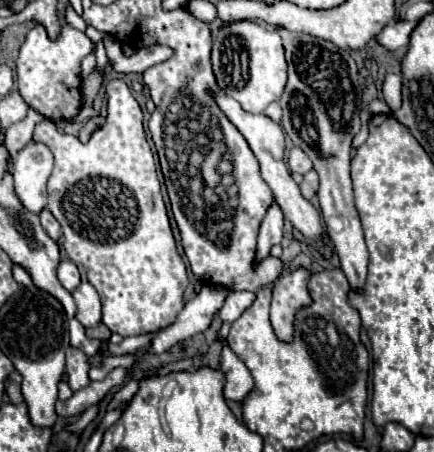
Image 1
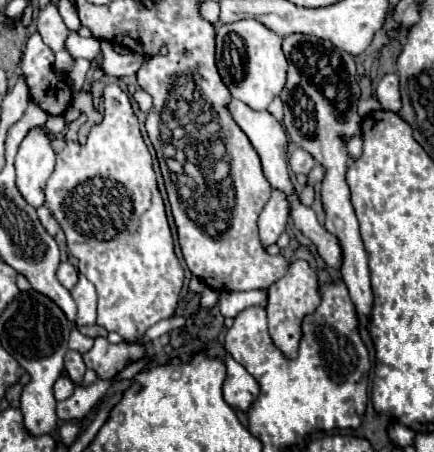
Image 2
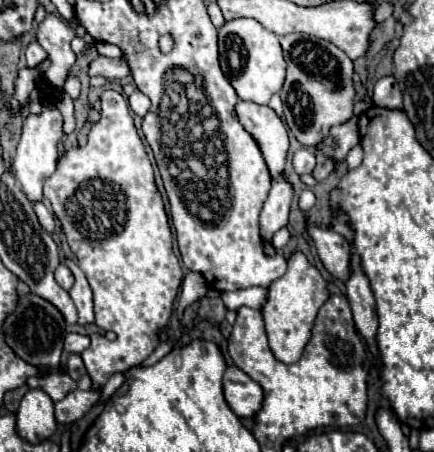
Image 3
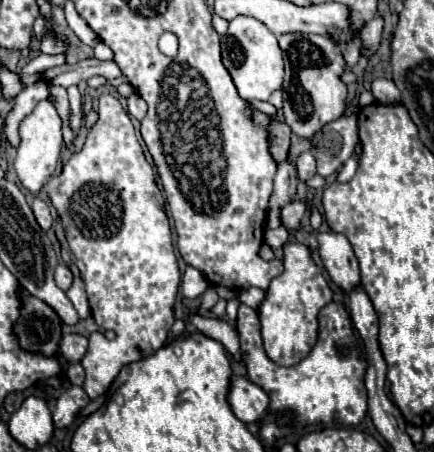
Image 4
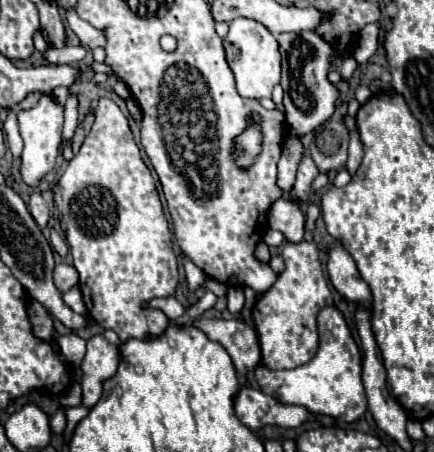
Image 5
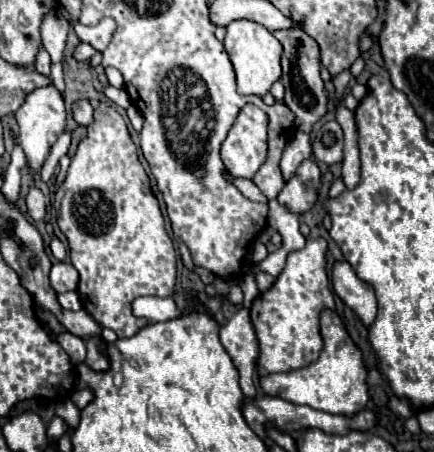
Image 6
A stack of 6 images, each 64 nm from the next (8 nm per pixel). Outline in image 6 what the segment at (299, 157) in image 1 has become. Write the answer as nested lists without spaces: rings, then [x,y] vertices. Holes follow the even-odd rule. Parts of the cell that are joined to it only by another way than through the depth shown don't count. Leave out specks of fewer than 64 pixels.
[[[308,158],[296,170],[296,176],[284,184],[282,192],[278,194],[278,202],[284,204],[288,210],[302,214],[310,210],[318,198],[320,188],[320,168],[316,160]]]

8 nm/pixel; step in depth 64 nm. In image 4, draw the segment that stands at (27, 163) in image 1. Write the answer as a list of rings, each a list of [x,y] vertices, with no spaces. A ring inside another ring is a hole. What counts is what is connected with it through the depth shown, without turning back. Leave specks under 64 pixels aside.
[[[40,102],[34,108],[34,112],[28,114],[20,122],[20,146],[18,146],[18,154],[14,160],[16,174],[28,192],[38,194],[42,190],[44,182],[54,174],[58,156],[60,156],[60,148],[62,148],[62,120],[60,120],[56,108],[52,106],[52,102]]]

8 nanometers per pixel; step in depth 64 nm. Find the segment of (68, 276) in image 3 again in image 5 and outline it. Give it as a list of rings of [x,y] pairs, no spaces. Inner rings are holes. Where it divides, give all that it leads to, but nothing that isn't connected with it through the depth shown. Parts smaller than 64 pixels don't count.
[[[58,264],[54,268],[54,284],[60,292],[68,292],[78,284],[78,272],[70,264]]]

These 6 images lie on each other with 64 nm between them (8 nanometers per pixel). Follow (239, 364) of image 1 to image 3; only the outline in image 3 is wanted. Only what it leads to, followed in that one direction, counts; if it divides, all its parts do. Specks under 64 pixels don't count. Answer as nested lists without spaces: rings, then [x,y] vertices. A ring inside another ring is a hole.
[[[228,366],[224,374],[224,398],[240,418],[252,418],[264,400],[262,388],[238,366]]]

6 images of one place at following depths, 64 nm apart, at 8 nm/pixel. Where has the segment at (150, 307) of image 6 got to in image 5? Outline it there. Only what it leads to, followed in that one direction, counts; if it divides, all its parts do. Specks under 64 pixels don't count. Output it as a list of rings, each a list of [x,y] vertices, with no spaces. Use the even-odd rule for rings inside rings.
[[[168,298],[168,300],[152,300],[152,302],[148,302],[146,306],[160,308],[172,322],[184,314],[184,308],[182,308],[182,304],[180,304],[176,298]]]

